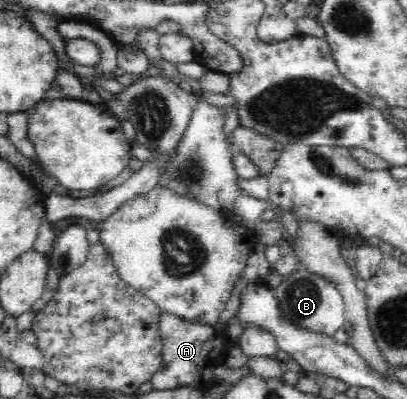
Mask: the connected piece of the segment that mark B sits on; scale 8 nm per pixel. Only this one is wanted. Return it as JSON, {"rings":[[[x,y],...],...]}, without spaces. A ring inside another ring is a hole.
{"rings":[[[298,264],[290,276],[284,277],[279,289],[275,289],[274,297],[278,302],[278,309],[283,319],[302,331],[334,338],[335,334],[344,329],[346,323],[344,302],[336,285],[308,273],[302,264]]]}

